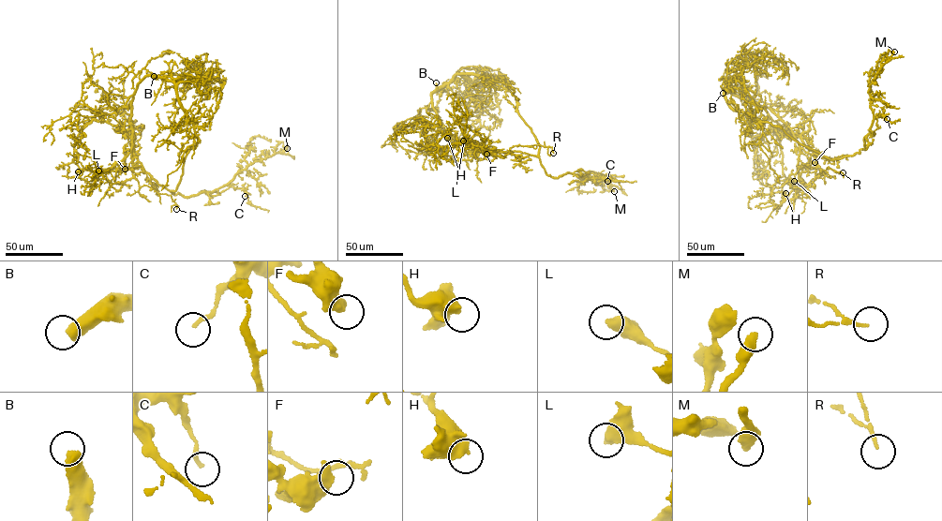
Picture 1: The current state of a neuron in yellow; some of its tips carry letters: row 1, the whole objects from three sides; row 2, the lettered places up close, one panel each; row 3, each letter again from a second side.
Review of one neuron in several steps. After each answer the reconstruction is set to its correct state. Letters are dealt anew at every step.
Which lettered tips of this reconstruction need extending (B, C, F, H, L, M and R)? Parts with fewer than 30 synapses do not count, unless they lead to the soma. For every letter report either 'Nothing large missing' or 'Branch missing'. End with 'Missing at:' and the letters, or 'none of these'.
B: Branch missing
C: Nothing large missing
F: Nothing large missing
H: Nothing large missing
L: Nothing large missing
M: Nothing large missing
R: Nothing large missing
Missing at: B

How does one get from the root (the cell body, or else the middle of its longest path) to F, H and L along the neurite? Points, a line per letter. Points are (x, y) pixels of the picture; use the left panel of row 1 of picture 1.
F: (184, 164), (183, 173), (172, 192), (157, 185), (142, 166), (125, 169)
H: (184, 164), (175, 189), (168, 190), (144, 171), (126, 134), (93, 119), (81, 128), (75, 143), (78, 171)
L: (184, 164), (183, 173), (172, 192), (157, 185), (141, 166), (110, 168), (101, 172), (98, 171)

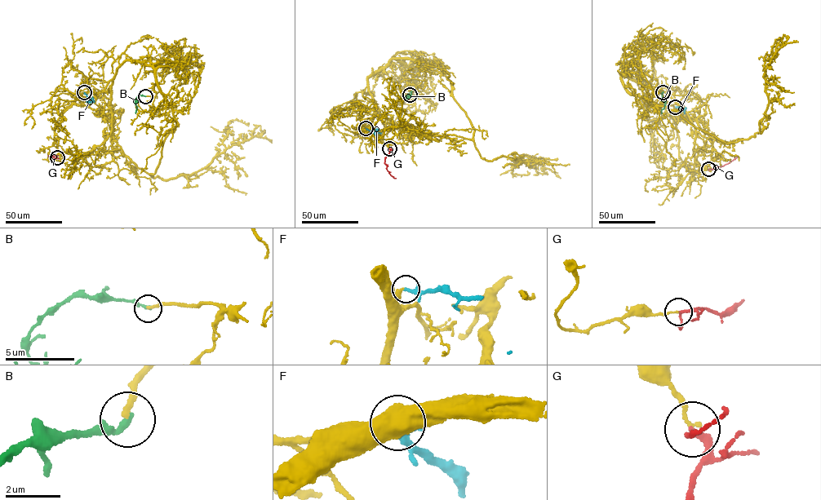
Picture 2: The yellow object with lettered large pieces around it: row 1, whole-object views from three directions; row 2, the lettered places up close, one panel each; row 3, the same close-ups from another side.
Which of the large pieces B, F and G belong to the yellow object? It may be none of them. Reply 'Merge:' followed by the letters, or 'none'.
Merge: F

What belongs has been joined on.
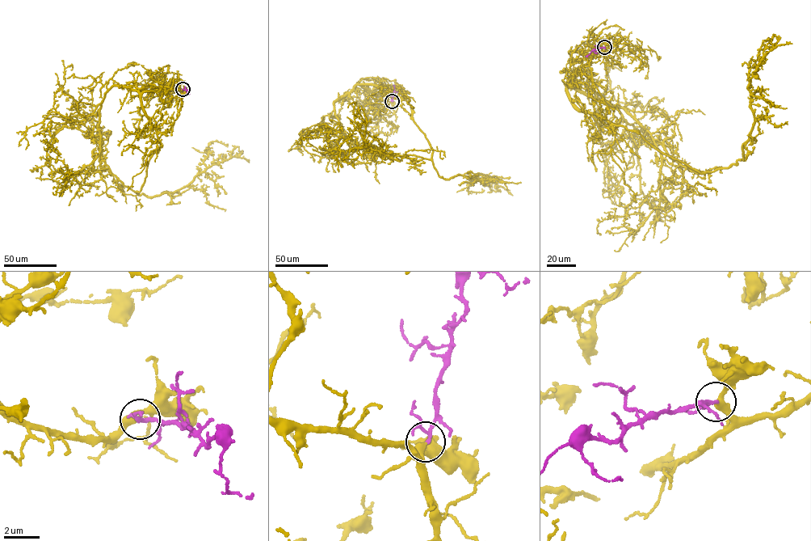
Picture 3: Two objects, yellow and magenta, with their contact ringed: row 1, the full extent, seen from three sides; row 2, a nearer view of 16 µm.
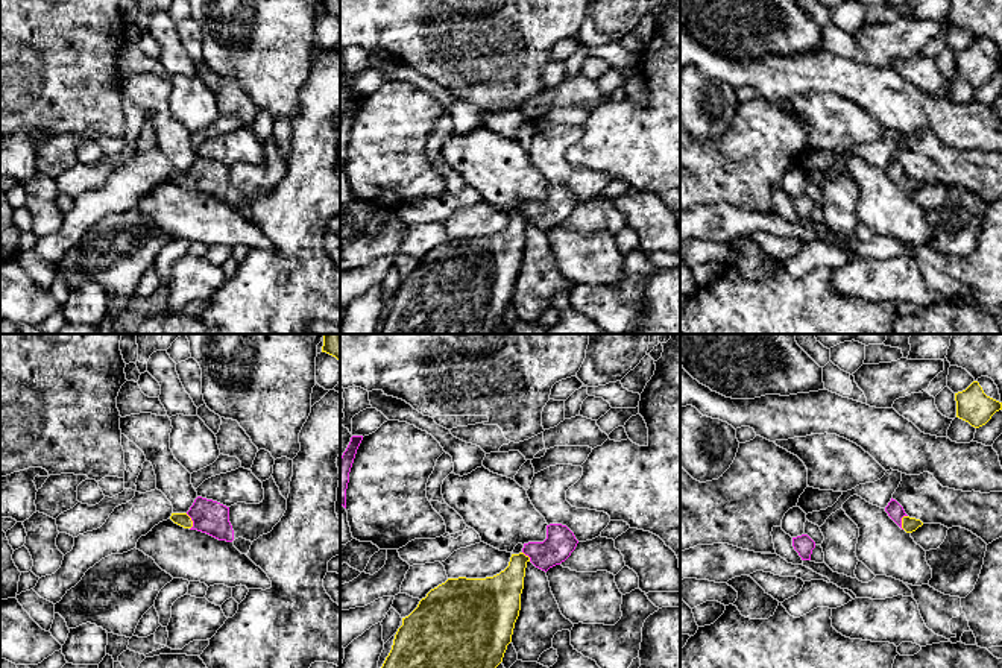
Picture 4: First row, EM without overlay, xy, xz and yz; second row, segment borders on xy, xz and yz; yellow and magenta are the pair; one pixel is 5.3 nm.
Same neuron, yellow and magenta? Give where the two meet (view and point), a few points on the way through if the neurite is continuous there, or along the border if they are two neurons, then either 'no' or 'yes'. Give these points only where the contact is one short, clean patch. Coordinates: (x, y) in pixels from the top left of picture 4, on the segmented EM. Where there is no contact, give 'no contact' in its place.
yz (902, 521) | across yz (908, 524), (902, 521), (894, 510) | yes

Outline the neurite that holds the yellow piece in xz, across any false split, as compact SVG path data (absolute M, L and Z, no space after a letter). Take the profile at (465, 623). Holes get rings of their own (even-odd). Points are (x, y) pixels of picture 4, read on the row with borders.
M562 524L547 525L544 542L528 542L519 554L512 554L509 566L486 578L448 578L431 589L398 629L392 650L381 668L496 668L512 642L521 610L521 594L527 563L548 571L565 562L578 540Z

